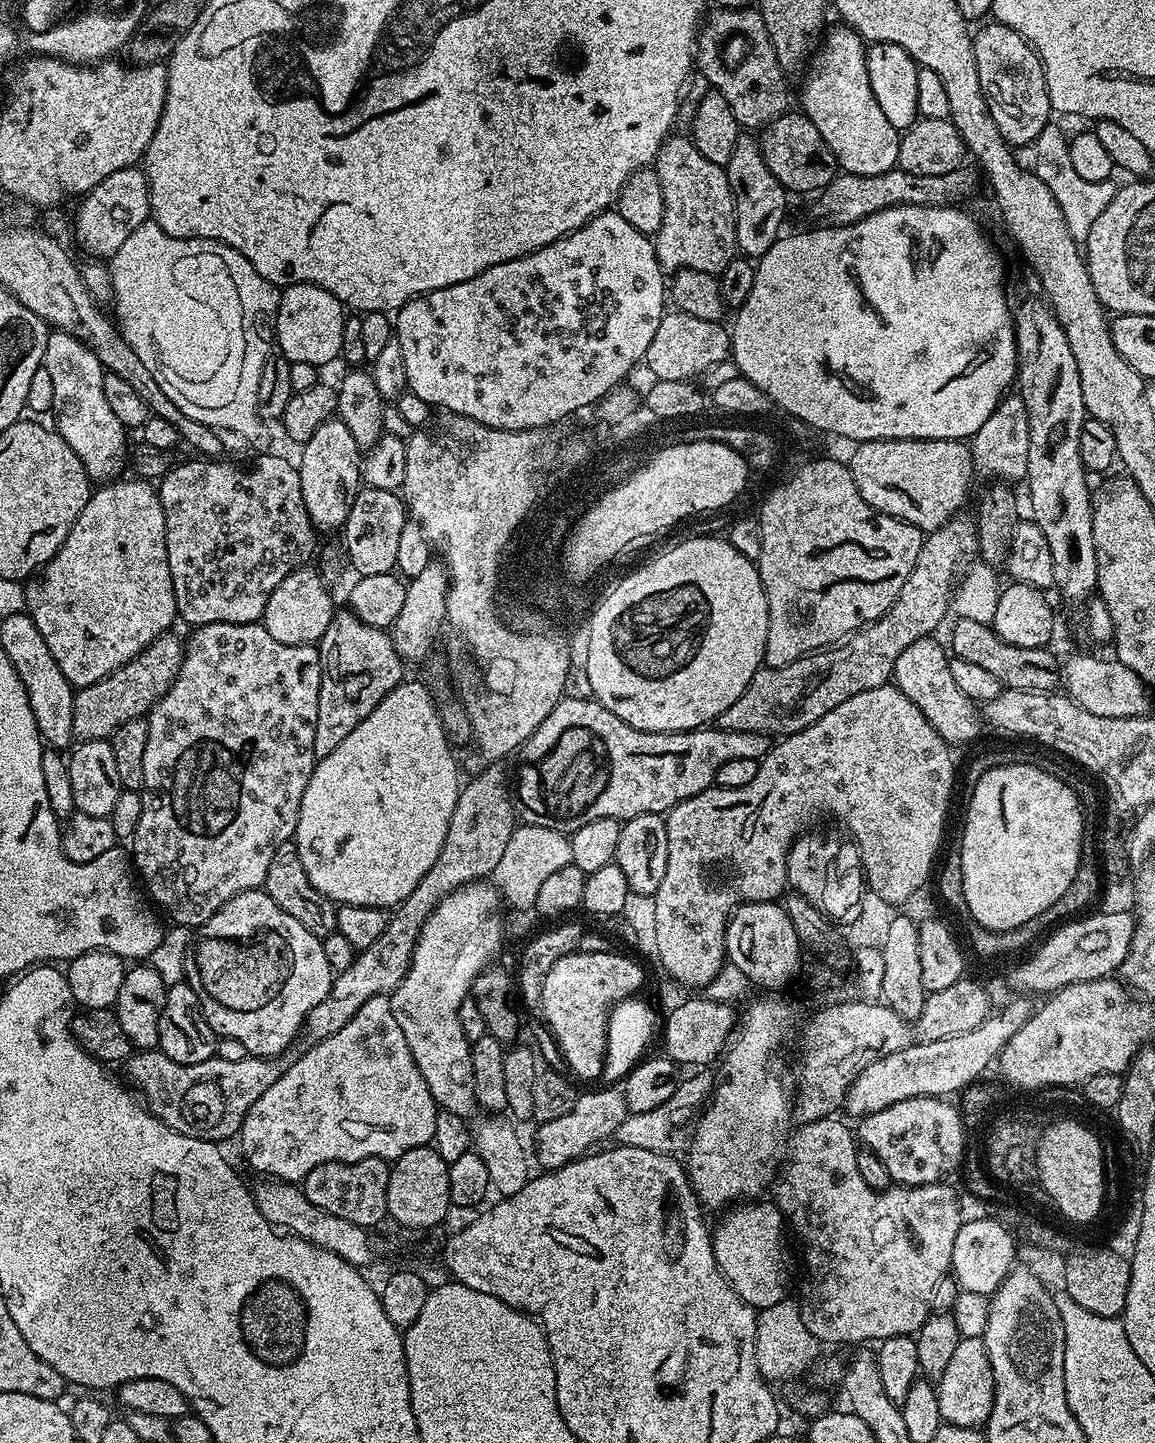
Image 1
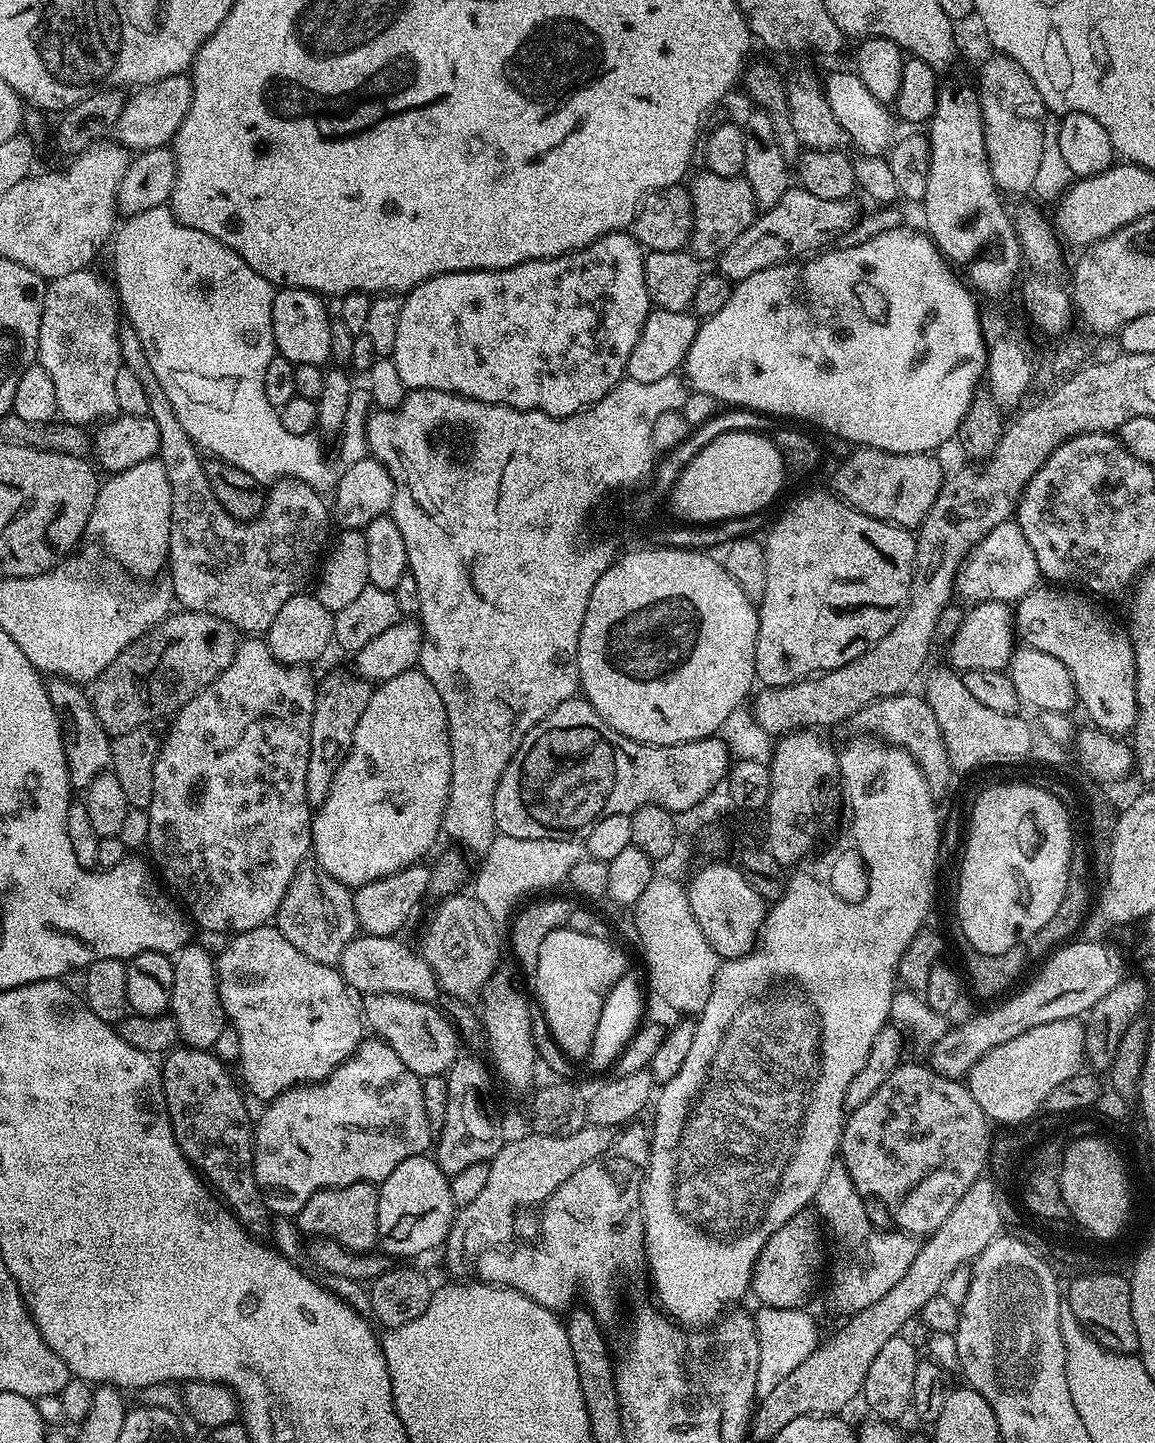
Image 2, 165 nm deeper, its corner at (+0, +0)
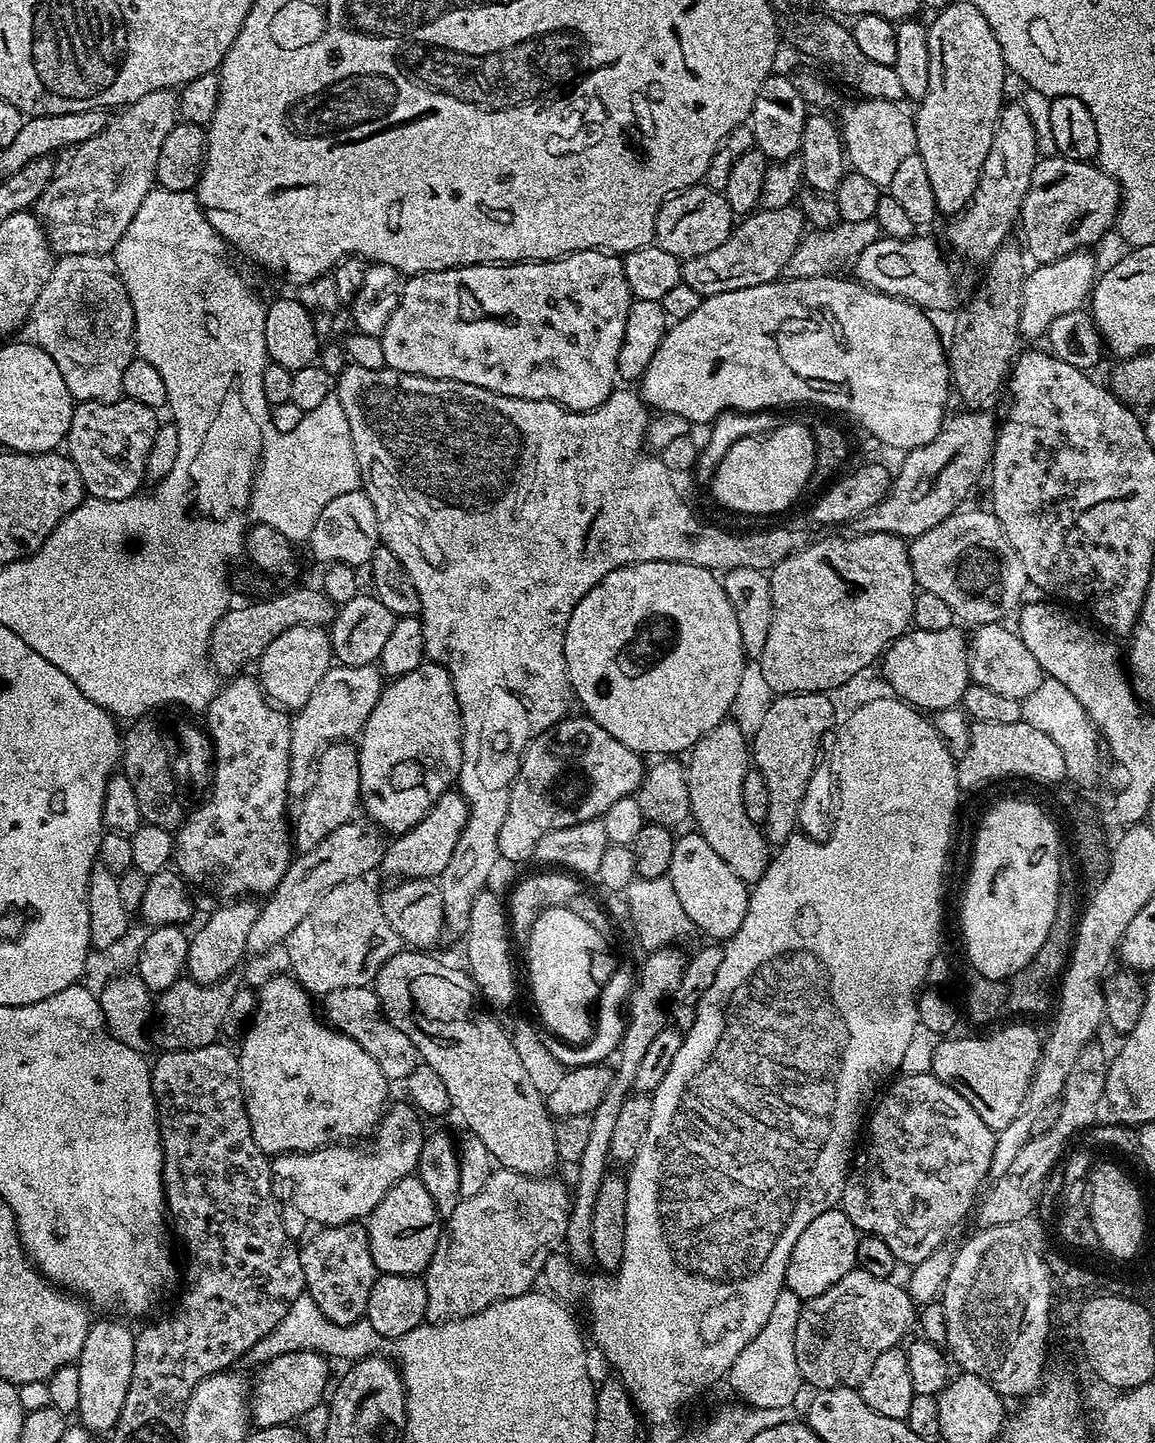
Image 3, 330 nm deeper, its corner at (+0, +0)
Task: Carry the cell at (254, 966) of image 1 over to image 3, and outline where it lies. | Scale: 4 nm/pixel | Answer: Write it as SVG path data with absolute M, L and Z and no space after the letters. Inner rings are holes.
M291 975L273 976L261 983L256 1014L243 1033L244 1045L238 1048L246 1114L250 1118L254 1142L258 1142L269 1158L282 1156L285 1152L313 1152L315 1148L359 1141L376 1131L389 1103L390 1081L377 1062L354 1038L323 1019L316 1020L312 1000L307 989Z

